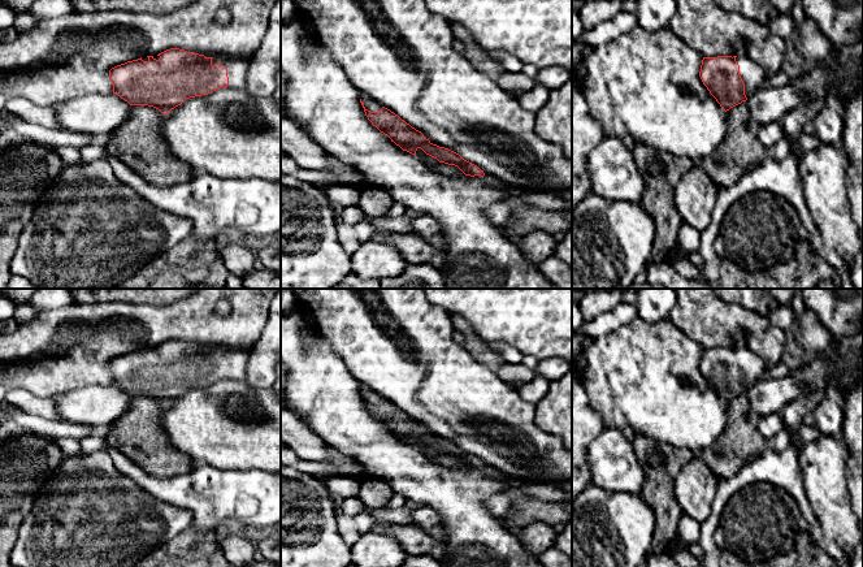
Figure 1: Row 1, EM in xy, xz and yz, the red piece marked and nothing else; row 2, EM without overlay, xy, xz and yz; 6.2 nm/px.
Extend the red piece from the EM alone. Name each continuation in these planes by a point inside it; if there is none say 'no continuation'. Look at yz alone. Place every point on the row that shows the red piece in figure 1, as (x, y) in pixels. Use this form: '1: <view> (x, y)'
1: yz (753, 74)

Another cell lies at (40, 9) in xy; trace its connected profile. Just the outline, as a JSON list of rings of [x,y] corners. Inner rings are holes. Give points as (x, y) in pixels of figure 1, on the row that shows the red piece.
[[[35,0],[29,8],[30,14],[38,21],[64,17],[75,12],[71,0]]]

